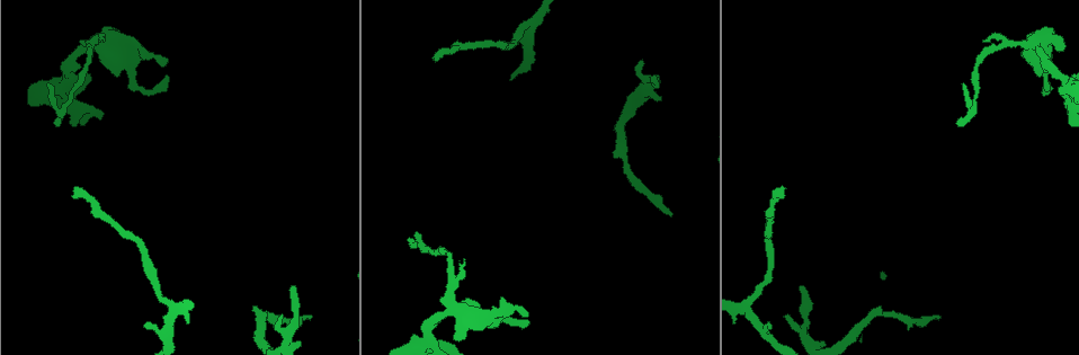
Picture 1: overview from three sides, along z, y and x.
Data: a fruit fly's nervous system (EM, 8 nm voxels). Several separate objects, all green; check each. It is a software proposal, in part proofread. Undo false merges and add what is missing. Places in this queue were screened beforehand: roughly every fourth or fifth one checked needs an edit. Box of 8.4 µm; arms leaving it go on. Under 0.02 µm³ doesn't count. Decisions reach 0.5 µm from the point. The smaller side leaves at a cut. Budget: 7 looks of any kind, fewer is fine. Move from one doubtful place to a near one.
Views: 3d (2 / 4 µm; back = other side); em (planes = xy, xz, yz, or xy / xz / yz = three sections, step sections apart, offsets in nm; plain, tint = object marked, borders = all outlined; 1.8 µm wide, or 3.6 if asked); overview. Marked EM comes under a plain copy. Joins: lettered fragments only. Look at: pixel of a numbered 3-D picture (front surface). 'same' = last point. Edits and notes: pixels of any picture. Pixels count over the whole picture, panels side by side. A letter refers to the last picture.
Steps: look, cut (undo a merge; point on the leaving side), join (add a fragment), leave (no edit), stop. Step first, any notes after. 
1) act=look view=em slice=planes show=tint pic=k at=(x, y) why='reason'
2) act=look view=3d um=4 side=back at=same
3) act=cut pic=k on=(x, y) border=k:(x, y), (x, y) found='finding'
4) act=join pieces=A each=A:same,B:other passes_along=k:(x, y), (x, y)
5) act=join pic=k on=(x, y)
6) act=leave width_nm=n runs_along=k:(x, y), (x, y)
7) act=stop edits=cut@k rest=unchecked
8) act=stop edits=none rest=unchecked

act=look view=3d um=2 pic=1 at=(127, 71) why='calibre changes'

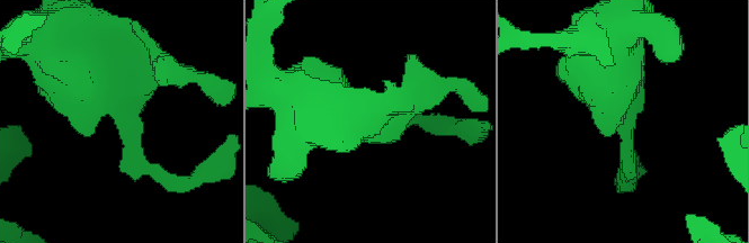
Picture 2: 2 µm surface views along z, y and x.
act=look view=em slice=planes show=borders pic=2 at=(120, 120) why='now the EM'

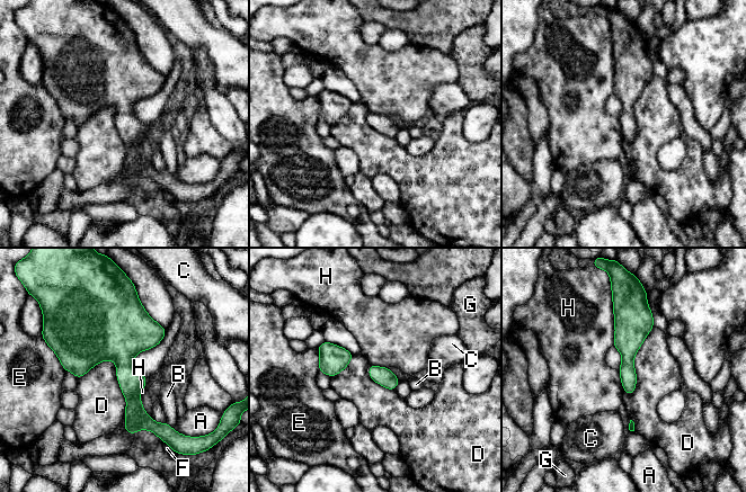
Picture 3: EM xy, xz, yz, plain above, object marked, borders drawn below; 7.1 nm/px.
act=leave each=A:other,B:other,C:other,D:other,E:other,F:other,G:other,H:other border=3:(78, 378), (113, 360), (125, 412) found='one neuron here'

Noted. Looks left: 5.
act=look view=em slice=planes show=tint pic=1 at=(985, 40) why='free end'

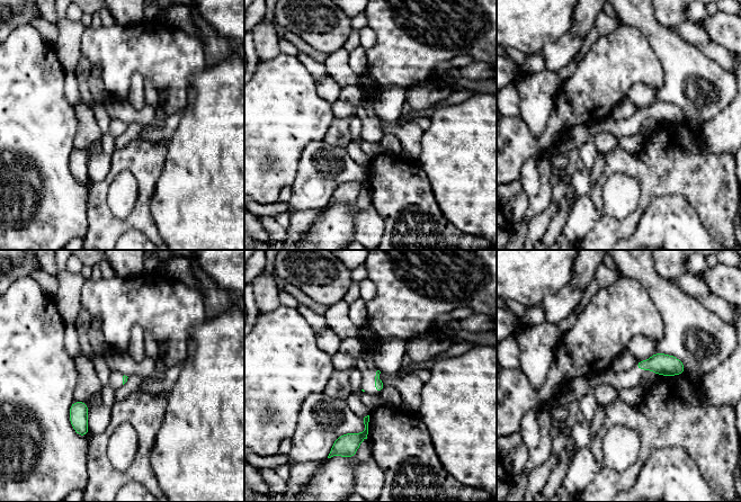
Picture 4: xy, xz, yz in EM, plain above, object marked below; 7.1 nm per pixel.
act=look view=em slice=planes show=borders at=same

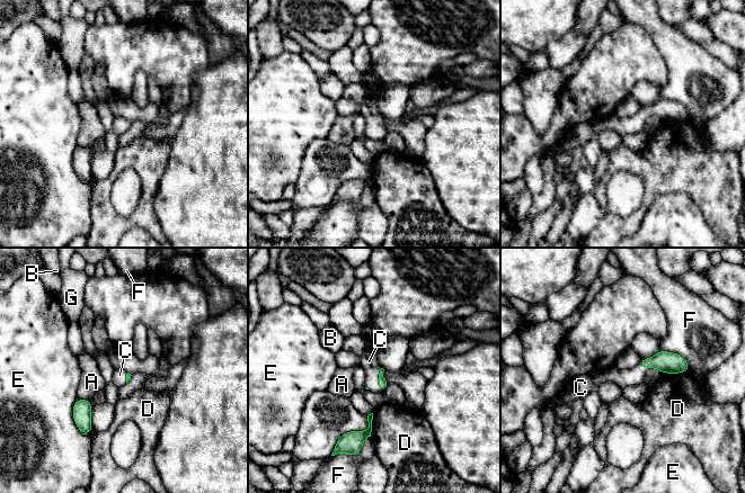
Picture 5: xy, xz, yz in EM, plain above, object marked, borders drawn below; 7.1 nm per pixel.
act=join pieces=C each=A:other,B:other,C:same,D:other,E:other,F:other,G:other passes_along=5:(382, 382), (379, 381), (369, 361) found='the neuron continues'

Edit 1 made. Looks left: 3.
act=look view=3d um=4 pic=1 at=(433, 60) why='end of a long branch'

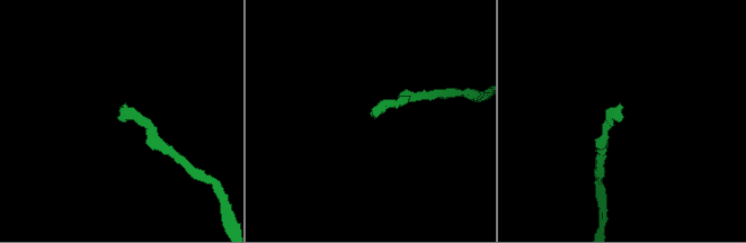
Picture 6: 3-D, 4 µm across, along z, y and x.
act=look view=em slice=planes show=borders pic=6 at=(121, 108) why='need the tissue'

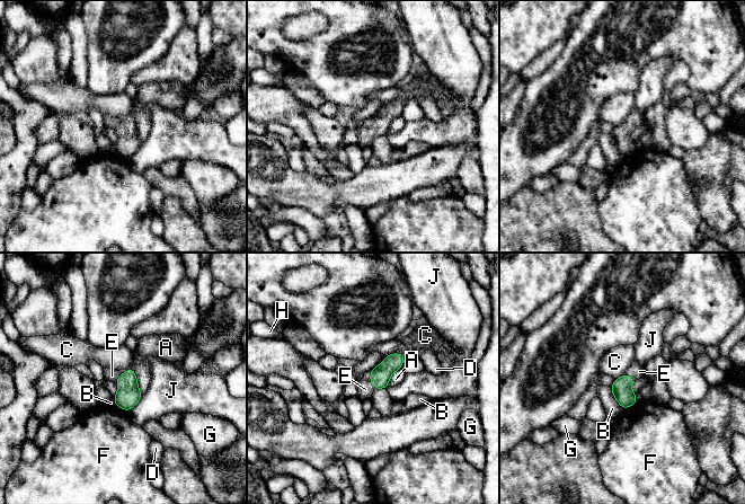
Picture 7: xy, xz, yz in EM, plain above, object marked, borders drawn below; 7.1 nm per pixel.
act=join pieces=E width_nm=140 each=A:other,B:other,C:other,D:other,E:same,F:other,G:other,H:other,J:other passes_along=7:(129, 394), (118, 376), (109, 374) found='the neuron continues'

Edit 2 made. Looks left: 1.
act=stop edits=join@5,join@7 rest=unchecked

